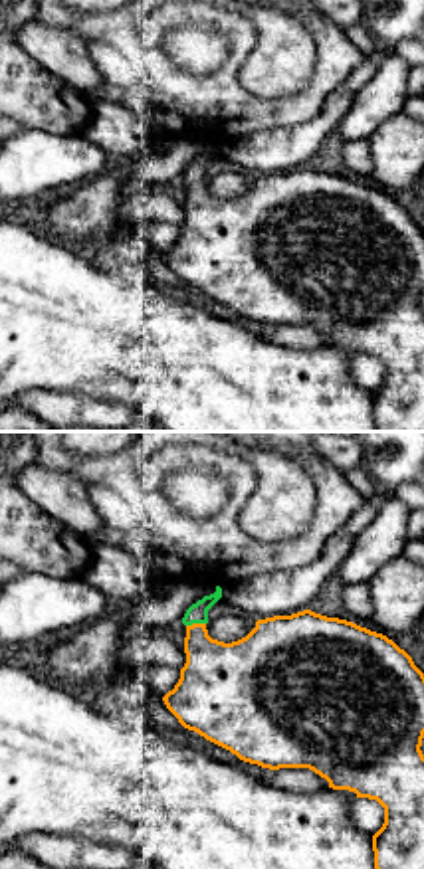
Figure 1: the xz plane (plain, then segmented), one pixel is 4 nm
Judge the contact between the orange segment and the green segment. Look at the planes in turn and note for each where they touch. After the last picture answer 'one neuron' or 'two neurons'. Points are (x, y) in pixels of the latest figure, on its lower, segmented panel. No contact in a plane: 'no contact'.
(195, 624)

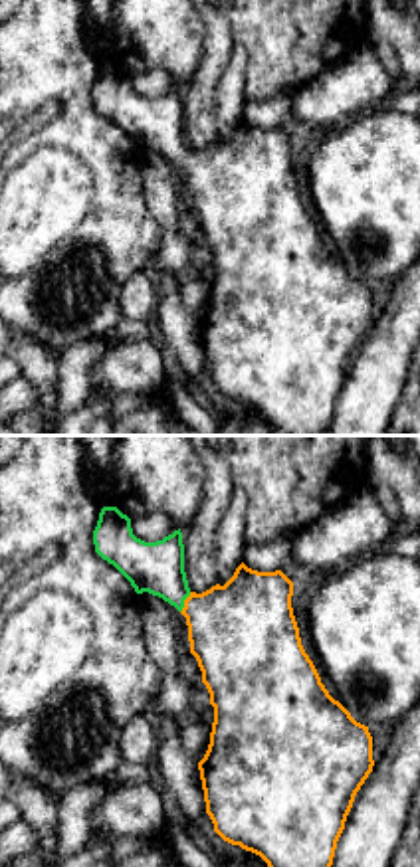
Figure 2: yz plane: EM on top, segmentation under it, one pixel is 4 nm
(185, 602)

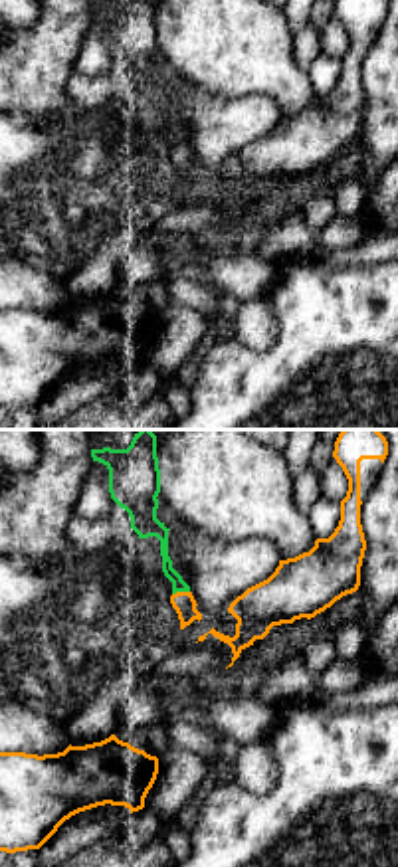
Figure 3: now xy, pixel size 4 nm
(181, 592)

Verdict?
one neuron

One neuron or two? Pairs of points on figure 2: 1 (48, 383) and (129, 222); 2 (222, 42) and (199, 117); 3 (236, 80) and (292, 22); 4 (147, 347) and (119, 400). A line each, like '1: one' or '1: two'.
1: two
2: one
3: two
4: two

